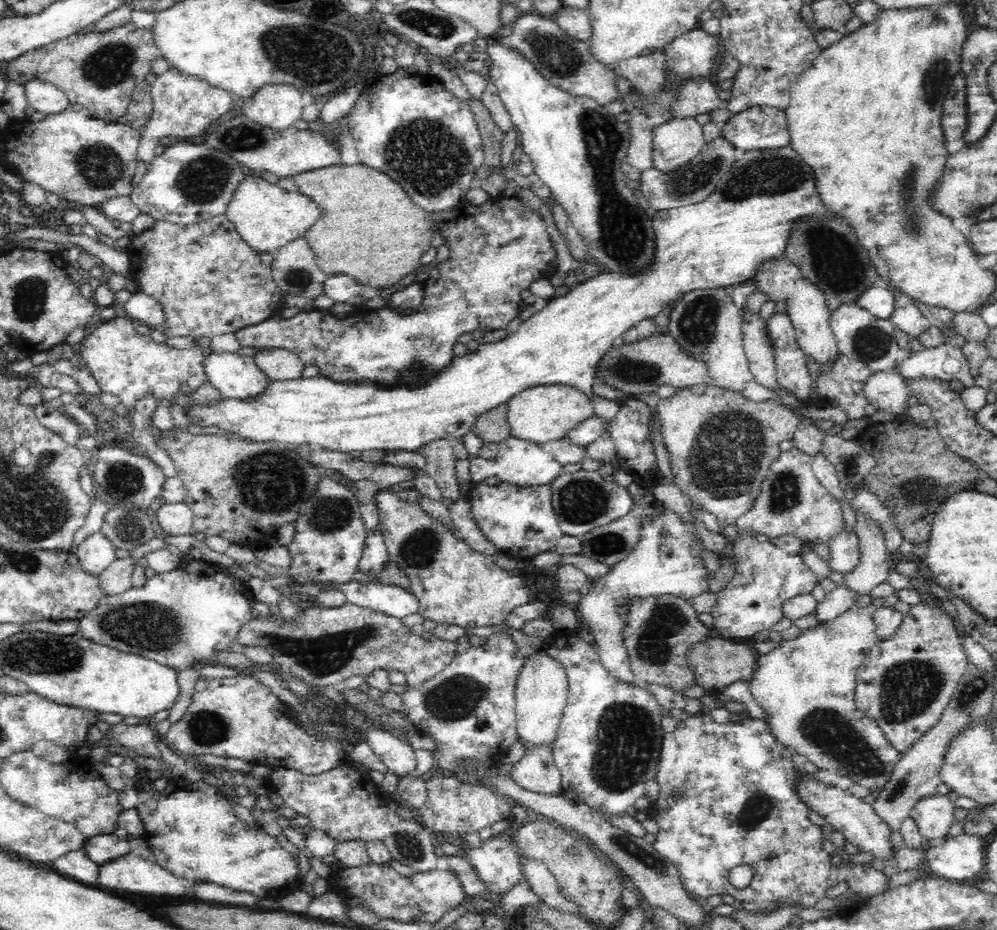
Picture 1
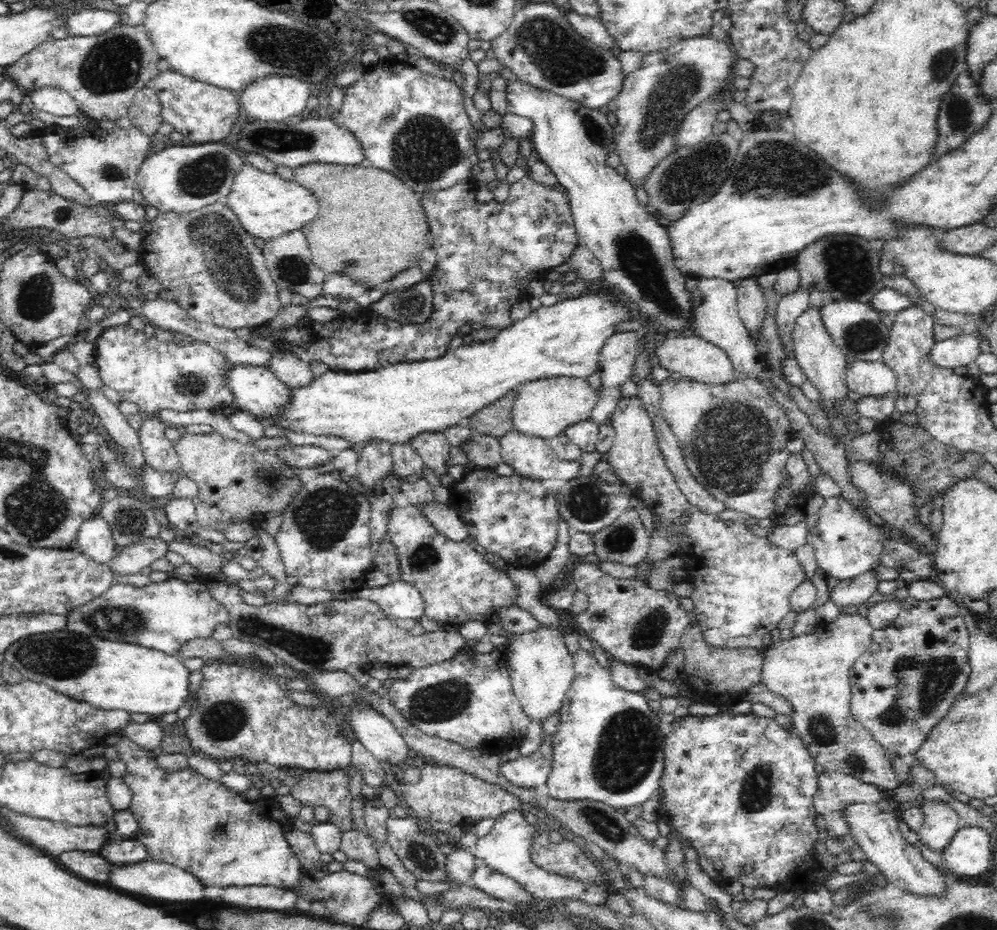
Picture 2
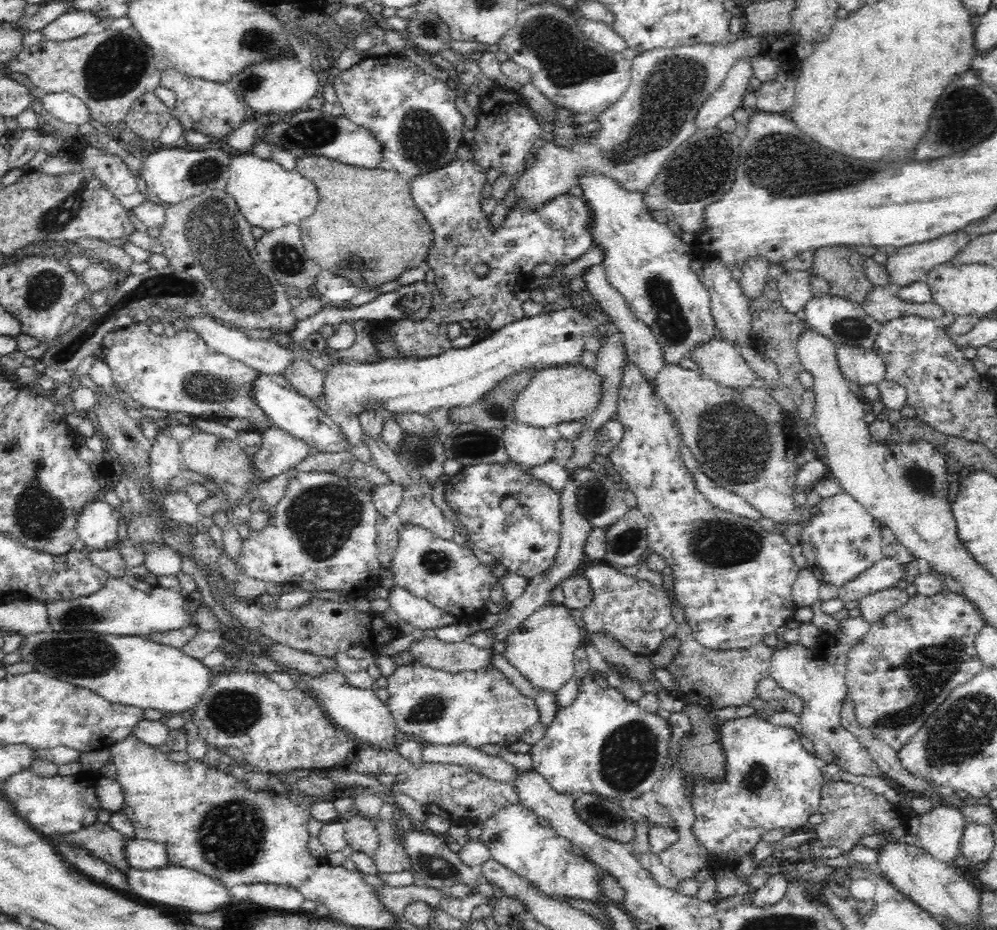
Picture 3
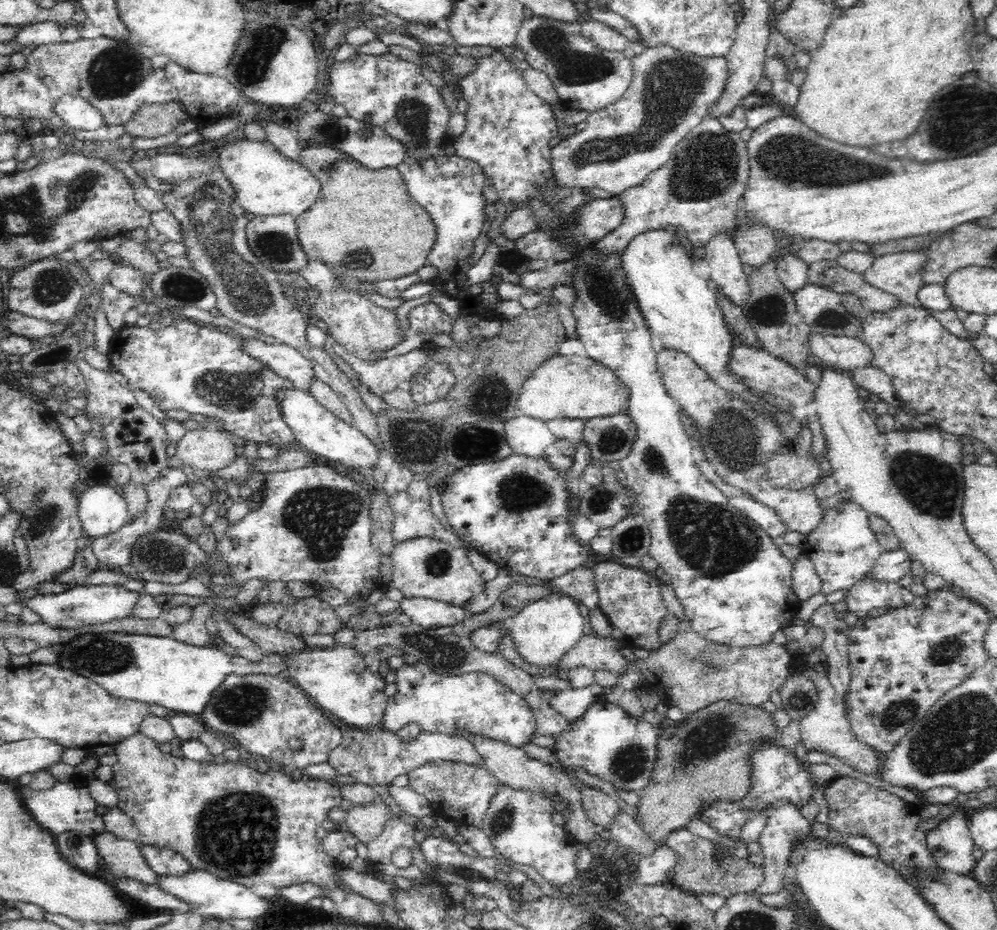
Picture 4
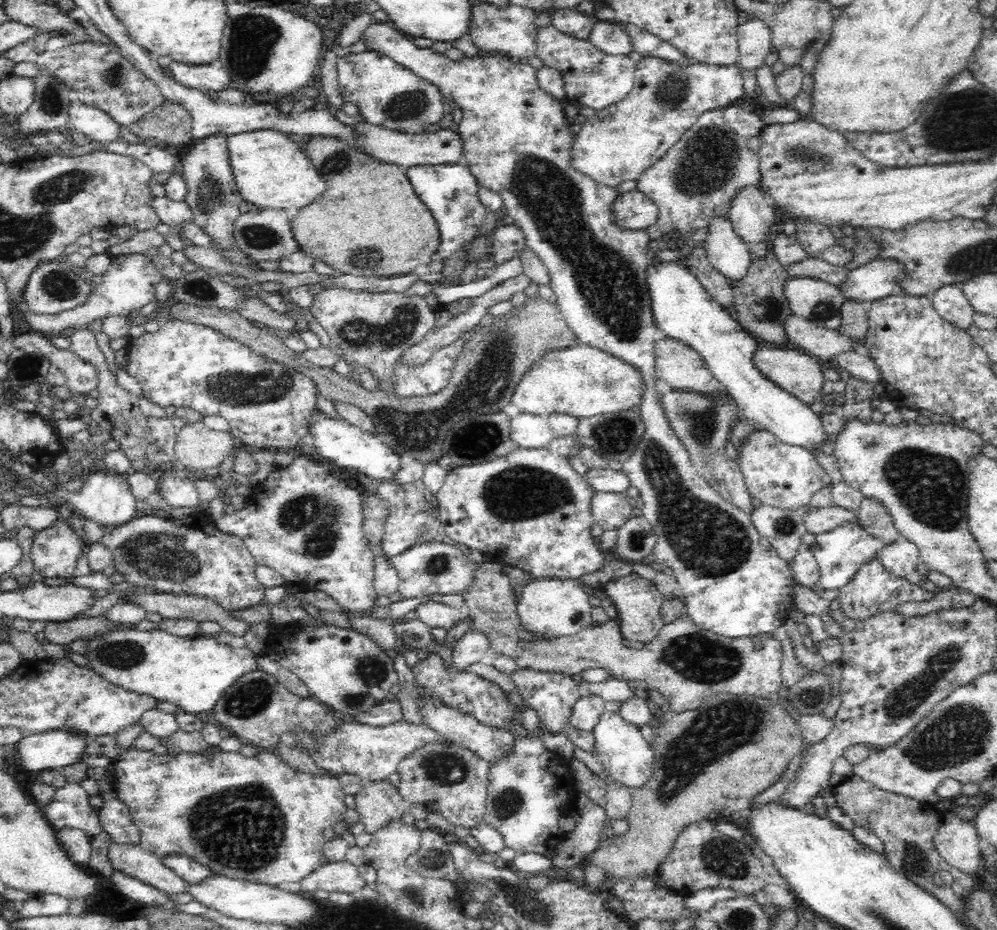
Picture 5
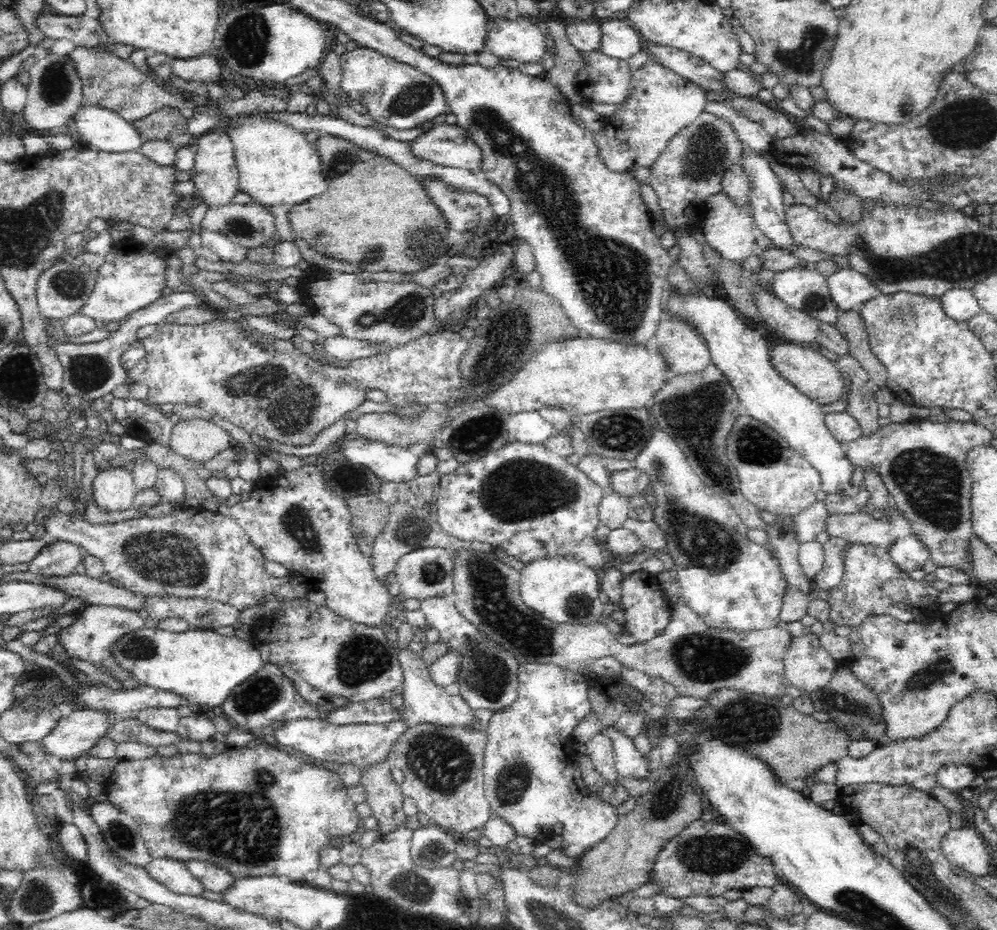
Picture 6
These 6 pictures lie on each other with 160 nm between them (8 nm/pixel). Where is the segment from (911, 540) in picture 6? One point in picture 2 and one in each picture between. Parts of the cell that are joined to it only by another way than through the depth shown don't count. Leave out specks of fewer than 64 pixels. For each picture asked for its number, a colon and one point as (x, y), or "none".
2: (857, 591)
3: (885, 573)
4: (891, 566)
5: (901, 558)

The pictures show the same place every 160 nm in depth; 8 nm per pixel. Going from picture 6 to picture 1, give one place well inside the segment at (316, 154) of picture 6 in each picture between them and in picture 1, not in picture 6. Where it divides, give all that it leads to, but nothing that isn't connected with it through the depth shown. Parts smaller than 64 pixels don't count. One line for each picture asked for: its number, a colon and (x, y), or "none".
1: (266, 216)
2: (266, 205)
3: (268, 196)
4: (266, 182)
5: (271, 170)

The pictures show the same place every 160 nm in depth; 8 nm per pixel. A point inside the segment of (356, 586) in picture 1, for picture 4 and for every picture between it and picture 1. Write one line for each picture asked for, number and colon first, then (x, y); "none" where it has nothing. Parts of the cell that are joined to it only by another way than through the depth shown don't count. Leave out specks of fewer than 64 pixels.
2: (401, 600)
3: (420, 613)
4: (427, 613)

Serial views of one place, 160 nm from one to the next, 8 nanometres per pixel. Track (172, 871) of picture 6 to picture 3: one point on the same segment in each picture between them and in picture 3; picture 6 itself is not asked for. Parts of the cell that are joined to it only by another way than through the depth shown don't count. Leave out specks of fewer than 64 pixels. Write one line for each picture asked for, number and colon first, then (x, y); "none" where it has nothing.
3: (105, 843)
4: (125, 859)
5: (132, 860)

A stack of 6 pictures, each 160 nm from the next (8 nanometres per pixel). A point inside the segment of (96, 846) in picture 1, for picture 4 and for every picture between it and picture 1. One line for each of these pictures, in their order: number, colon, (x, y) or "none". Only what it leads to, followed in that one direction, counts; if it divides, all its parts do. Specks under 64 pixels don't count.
2: (120, 852)
3: (143, 854)
4: (166, 862)

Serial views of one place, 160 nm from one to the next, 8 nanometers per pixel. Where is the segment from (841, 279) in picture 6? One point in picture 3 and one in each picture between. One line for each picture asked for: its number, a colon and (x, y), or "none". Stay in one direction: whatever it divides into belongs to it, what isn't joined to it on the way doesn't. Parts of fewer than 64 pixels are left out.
3: (908, 265)
4: (899, 274)
5: (876, 279)

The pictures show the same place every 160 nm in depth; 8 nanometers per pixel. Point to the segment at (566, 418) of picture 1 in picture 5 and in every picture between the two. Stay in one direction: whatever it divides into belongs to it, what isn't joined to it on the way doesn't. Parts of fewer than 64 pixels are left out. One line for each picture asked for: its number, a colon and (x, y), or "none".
2: (544, 407)
3: (568, 392)
4: (561, 387)
5: (581, 380)

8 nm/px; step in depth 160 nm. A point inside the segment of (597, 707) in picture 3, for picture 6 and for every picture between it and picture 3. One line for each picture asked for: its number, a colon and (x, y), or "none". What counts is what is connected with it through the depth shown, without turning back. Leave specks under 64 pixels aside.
4: (607, 743)
5: (622, 749)
6: (629, 763)

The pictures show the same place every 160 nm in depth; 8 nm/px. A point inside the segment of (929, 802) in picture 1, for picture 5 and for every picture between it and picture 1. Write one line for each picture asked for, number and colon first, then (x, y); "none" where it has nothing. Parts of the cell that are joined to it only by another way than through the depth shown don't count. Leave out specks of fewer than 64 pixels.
2: (940, 824)
3: (940, 834)
4: (951, 844)
5: (957, 840)

